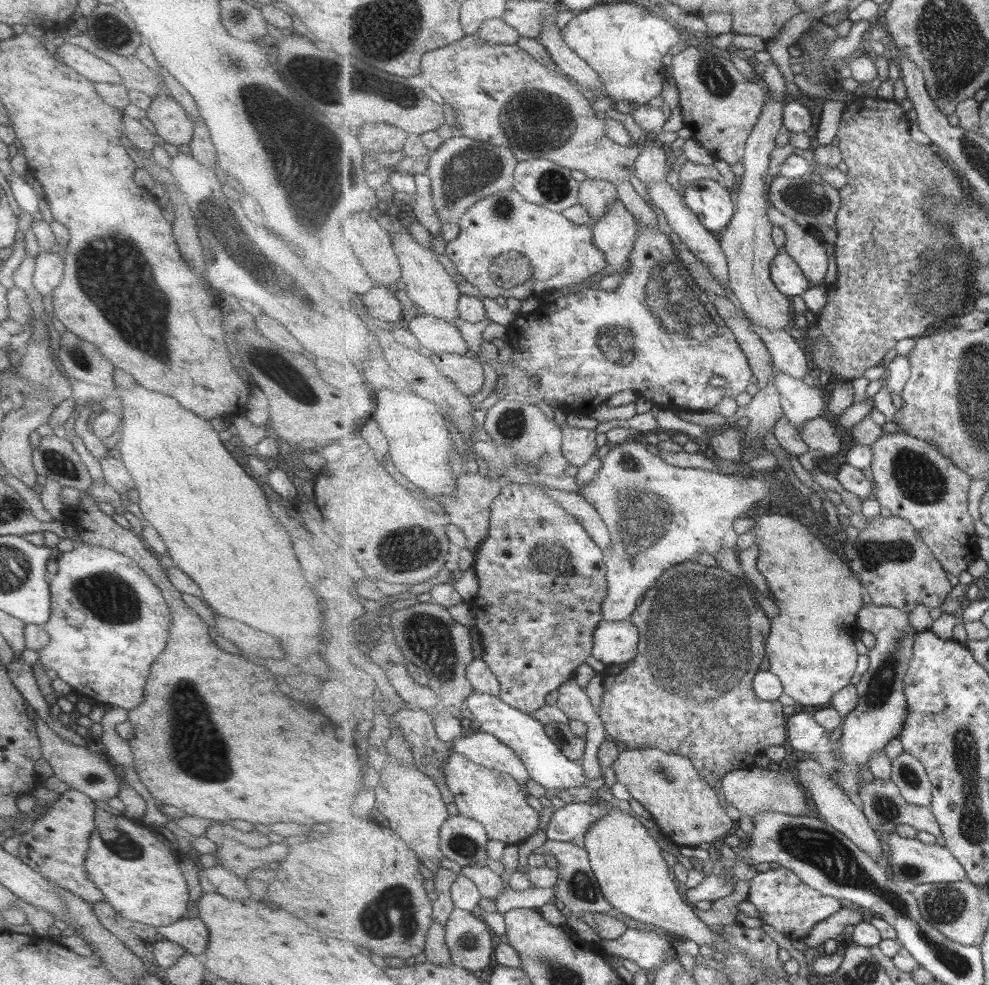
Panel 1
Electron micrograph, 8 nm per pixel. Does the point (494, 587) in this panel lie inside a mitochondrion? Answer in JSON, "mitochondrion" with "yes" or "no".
{"mitochondrion":"no"}

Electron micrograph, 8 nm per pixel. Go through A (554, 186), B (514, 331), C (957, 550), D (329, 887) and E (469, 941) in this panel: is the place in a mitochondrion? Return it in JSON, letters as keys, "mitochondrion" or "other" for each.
{"A":"mitochondrion","B":"other","C":"other","D":"other","E":"mitochondrion"}

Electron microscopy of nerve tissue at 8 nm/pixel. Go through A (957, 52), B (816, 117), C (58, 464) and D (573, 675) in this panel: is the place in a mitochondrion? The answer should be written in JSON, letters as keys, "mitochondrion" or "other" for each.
{"A":"mitochondrion","B":"other","C":"mitochondrion","D":"other"}

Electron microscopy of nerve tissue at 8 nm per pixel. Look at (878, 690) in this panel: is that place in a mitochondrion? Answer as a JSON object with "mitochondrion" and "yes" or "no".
{"mitochondrion":"yes"}

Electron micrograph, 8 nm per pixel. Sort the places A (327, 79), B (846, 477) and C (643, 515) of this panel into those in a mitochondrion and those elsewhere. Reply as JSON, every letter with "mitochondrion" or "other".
{"A":"mitochondrion","B":"other","C":"mitochondrion"}

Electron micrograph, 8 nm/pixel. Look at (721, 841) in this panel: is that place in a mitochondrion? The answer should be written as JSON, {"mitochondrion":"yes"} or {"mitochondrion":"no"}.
{"mitochondrion":"no"}

